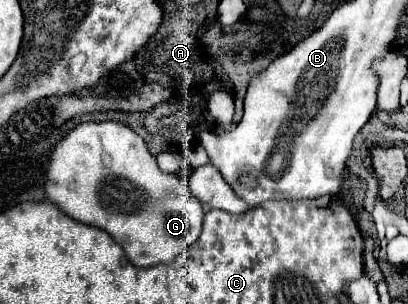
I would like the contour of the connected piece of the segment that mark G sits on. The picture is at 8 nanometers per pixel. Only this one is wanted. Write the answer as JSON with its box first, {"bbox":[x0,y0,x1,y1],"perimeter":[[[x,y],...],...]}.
{"bbox":[45,120,203,268],"perimeter":[[[105,120],[79,124],[55,146],[47,168],[45,200],[55,204],[73,220],[97,226],[111,234],[137,268],[173,262],[201,234],[203,210],[193,192],[189,192],[189,184],[185,184],[177,174],[161,172],[143,138],[121,122]]]}

